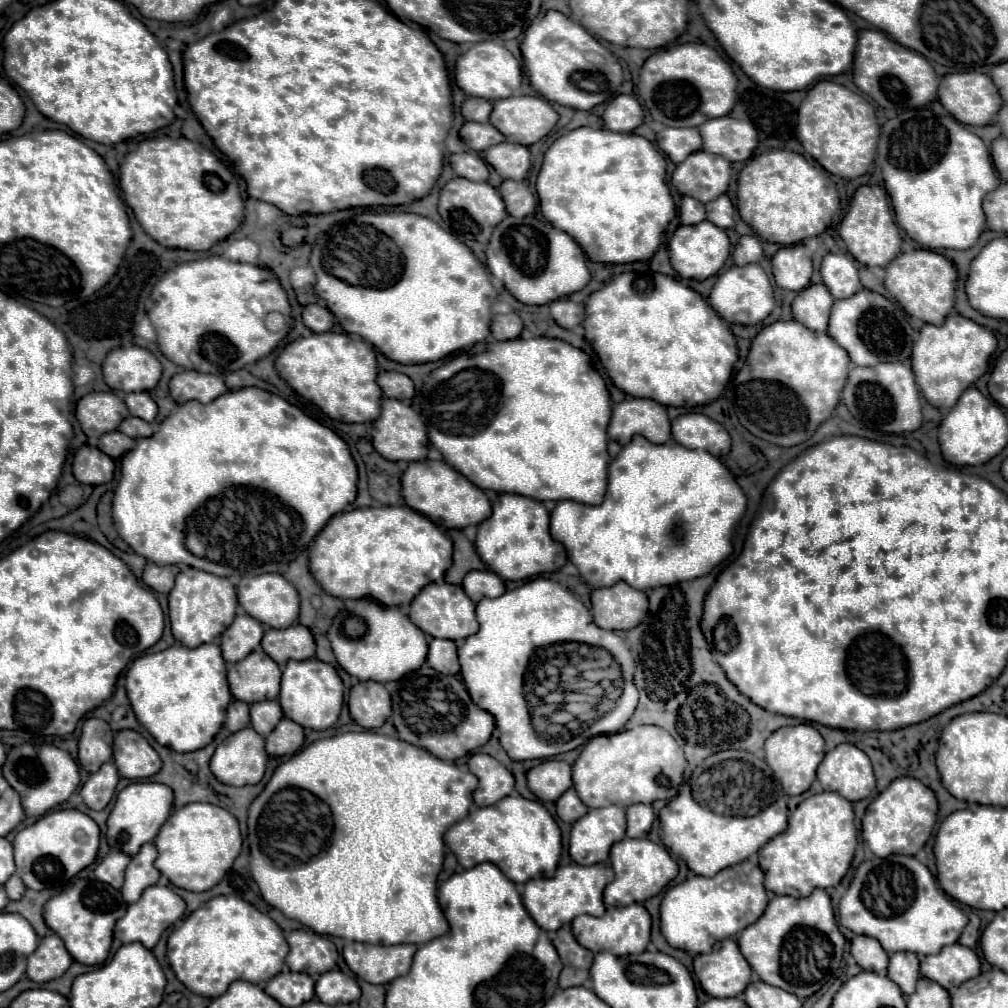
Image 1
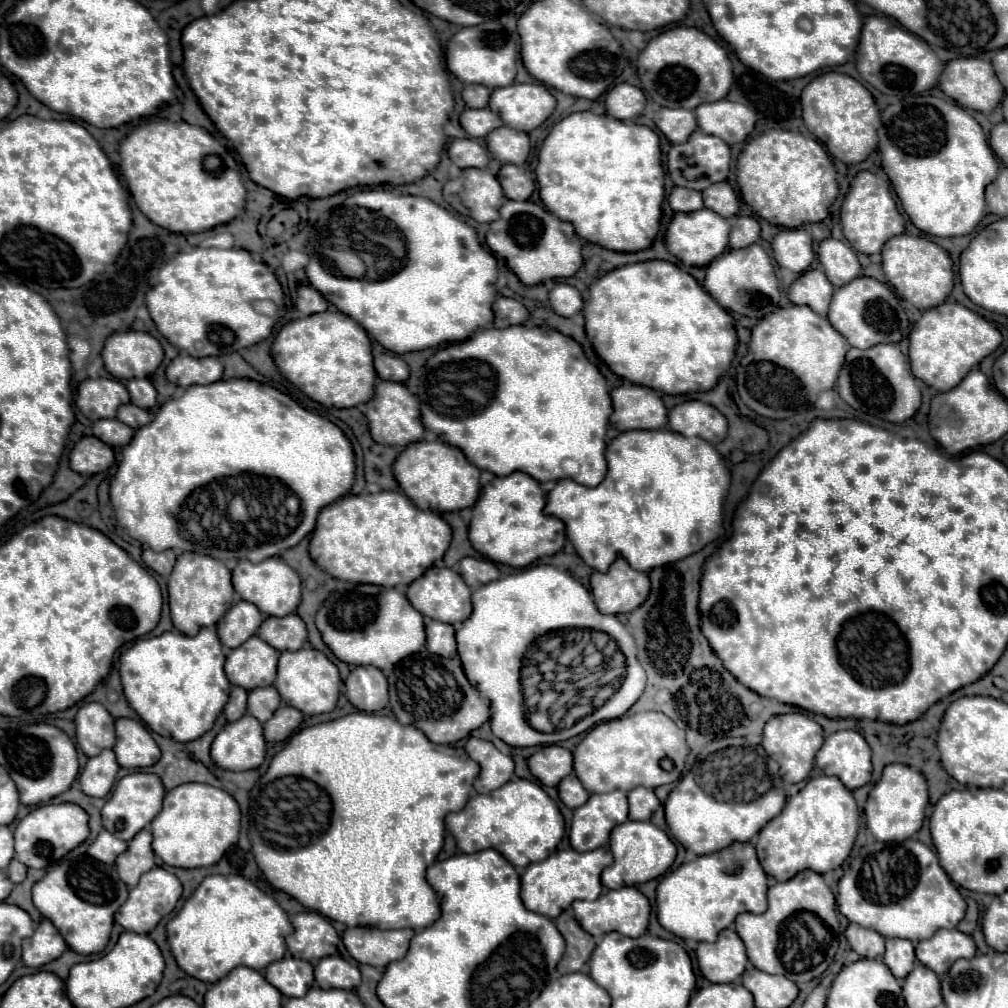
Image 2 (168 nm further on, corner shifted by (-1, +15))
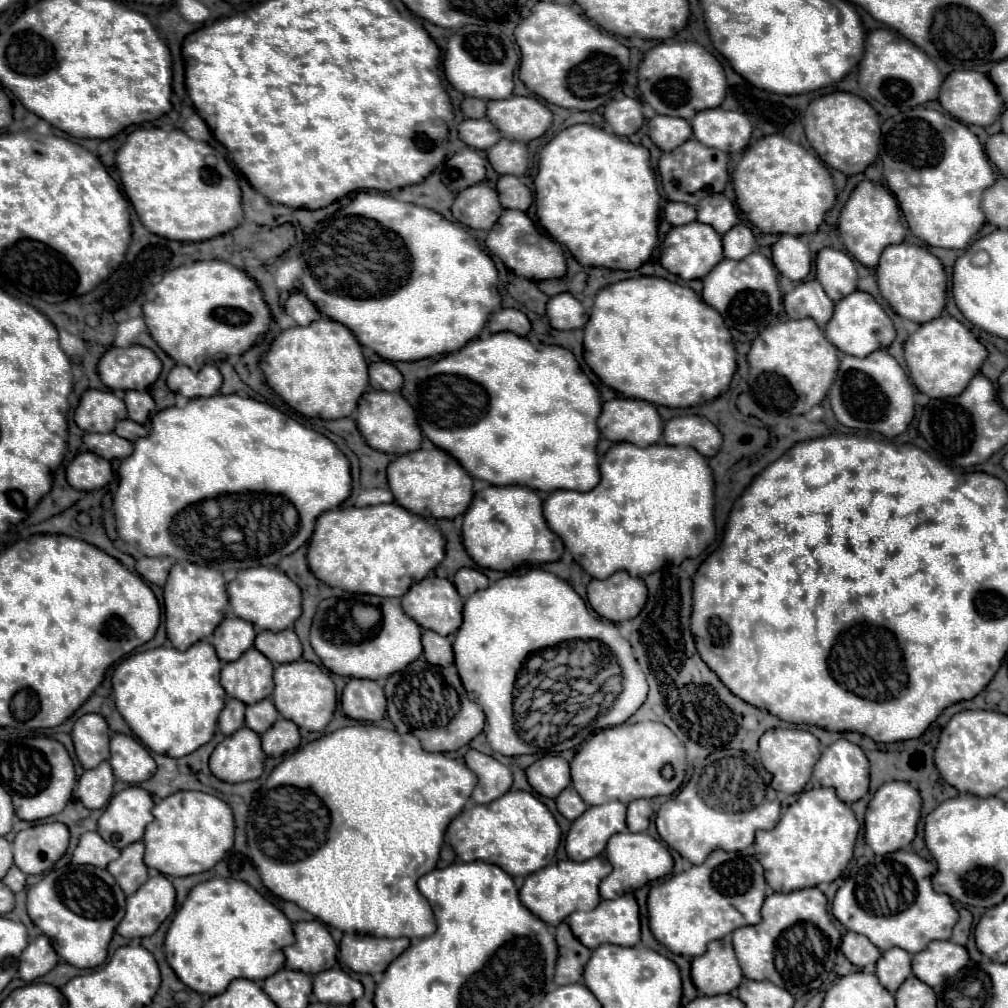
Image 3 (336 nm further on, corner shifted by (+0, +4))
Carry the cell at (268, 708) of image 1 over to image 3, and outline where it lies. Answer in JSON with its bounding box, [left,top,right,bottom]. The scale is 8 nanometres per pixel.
[245,698,277,734]

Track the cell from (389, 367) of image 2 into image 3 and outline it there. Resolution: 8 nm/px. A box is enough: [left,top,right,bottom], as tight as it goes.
[369,362,403,392]

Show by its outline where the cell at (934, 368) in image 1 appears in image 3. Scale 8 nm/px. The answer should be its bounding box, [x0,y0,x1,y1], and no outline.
[905,314,987,398]

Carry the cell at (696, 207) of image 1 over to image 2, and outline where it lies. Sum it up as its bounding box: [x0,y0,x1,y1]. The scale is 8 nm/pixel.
[670,187,704,213]

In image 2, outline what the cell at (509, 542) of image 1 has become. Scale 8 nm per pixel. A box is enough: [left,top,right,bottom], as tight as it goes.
[470,473,566,567]

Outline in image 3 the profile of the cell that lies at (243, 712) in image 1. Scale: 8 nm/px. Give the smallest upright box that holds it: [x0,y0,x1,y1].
[219,698,245,736]

